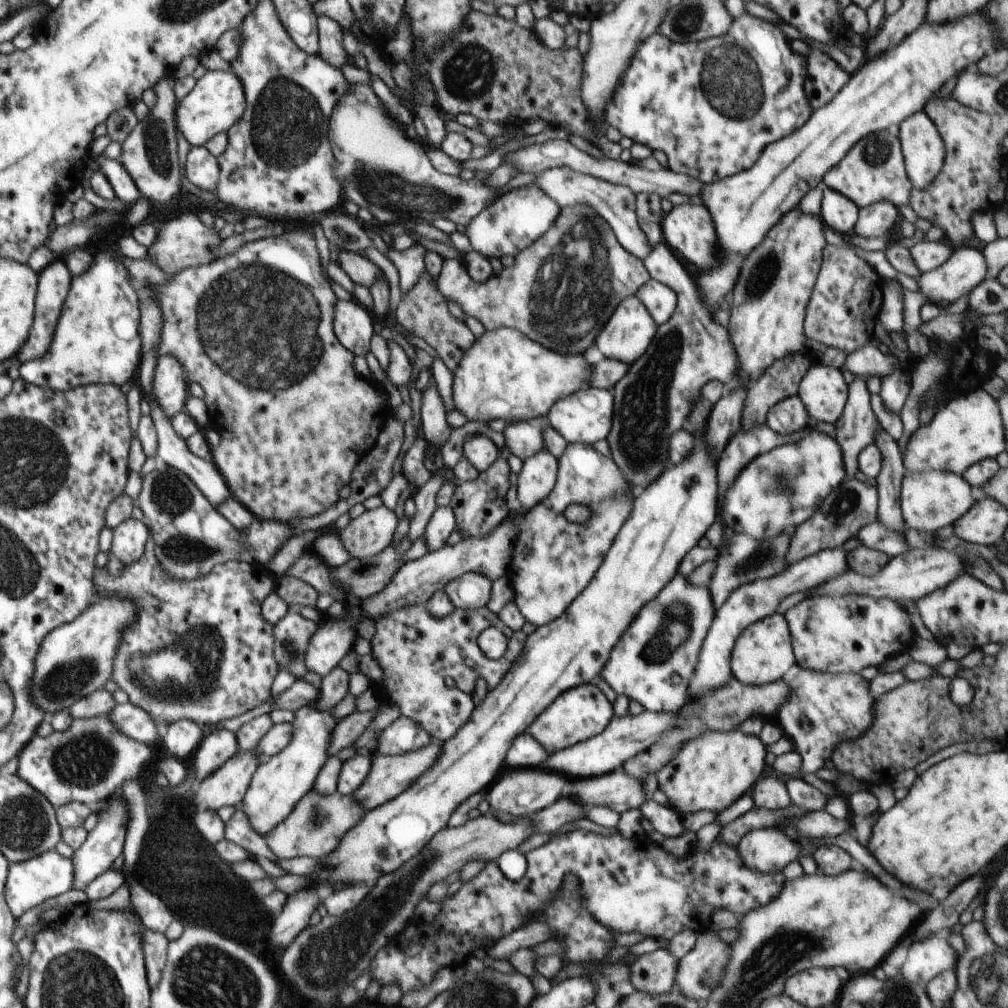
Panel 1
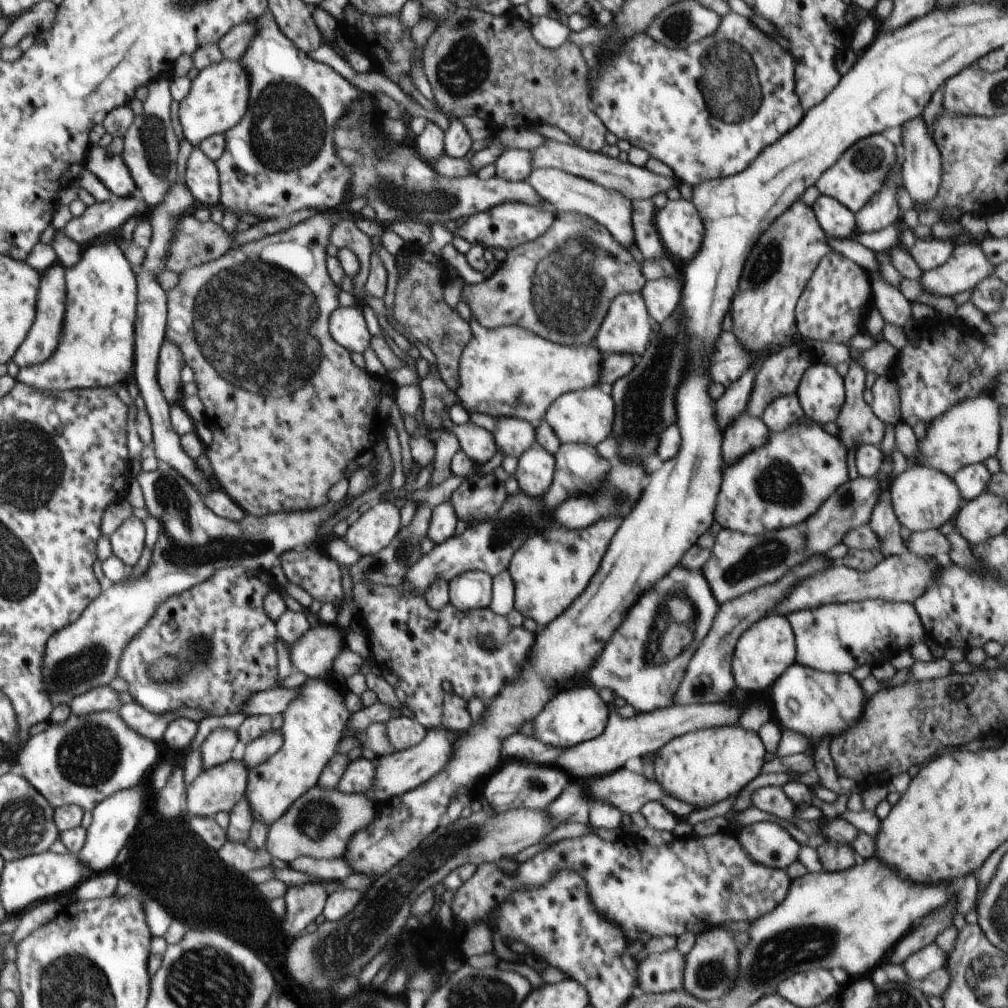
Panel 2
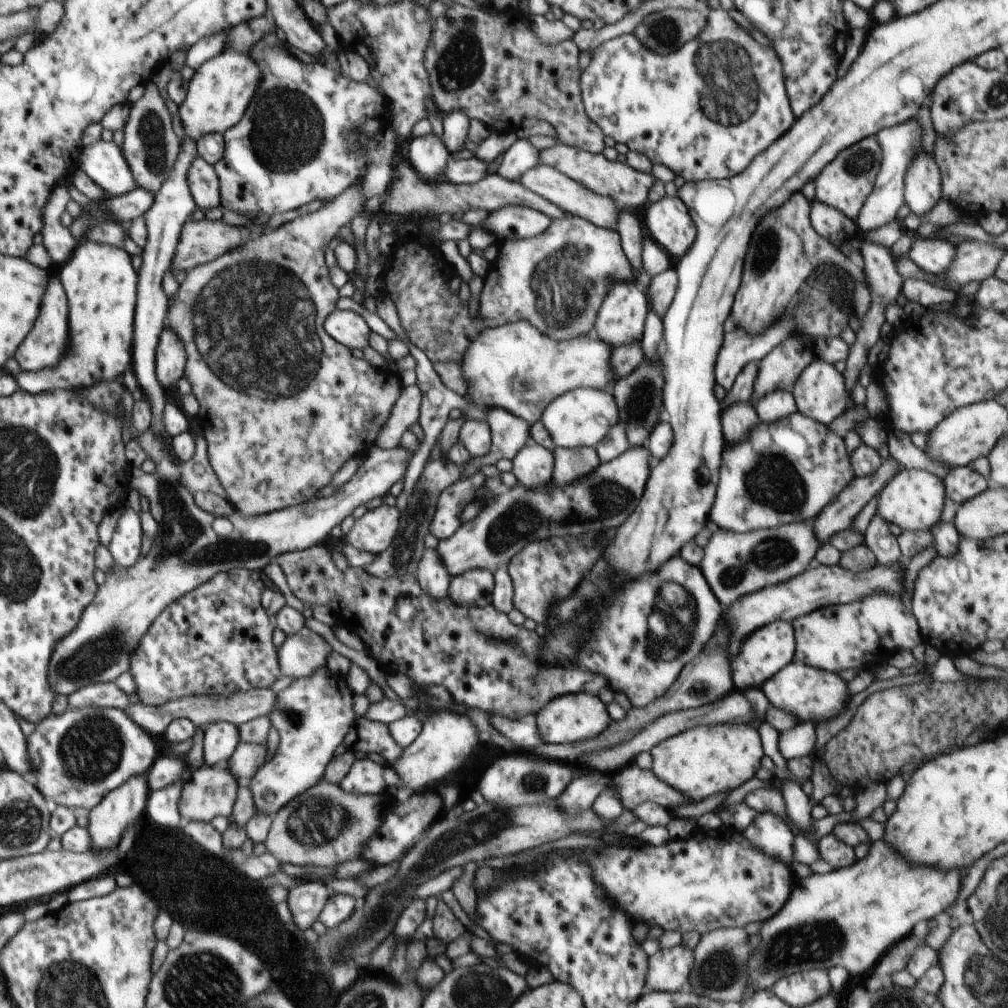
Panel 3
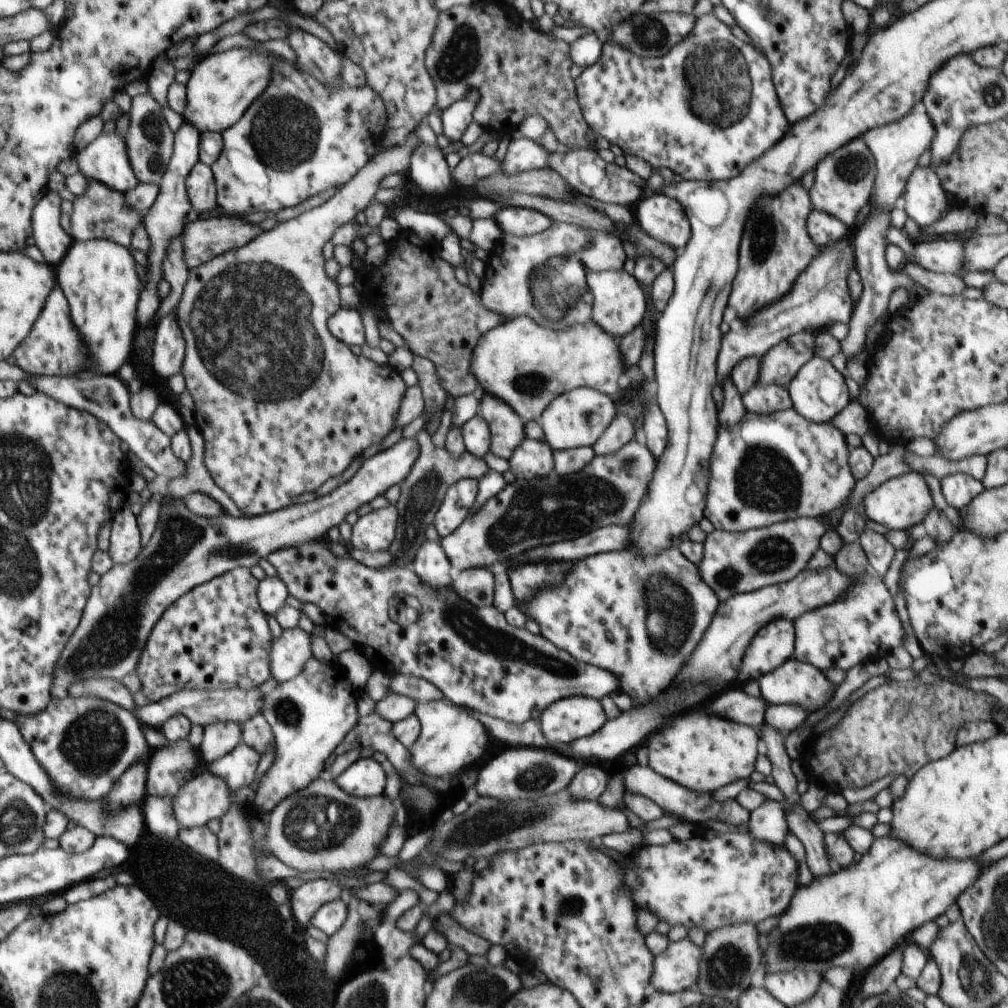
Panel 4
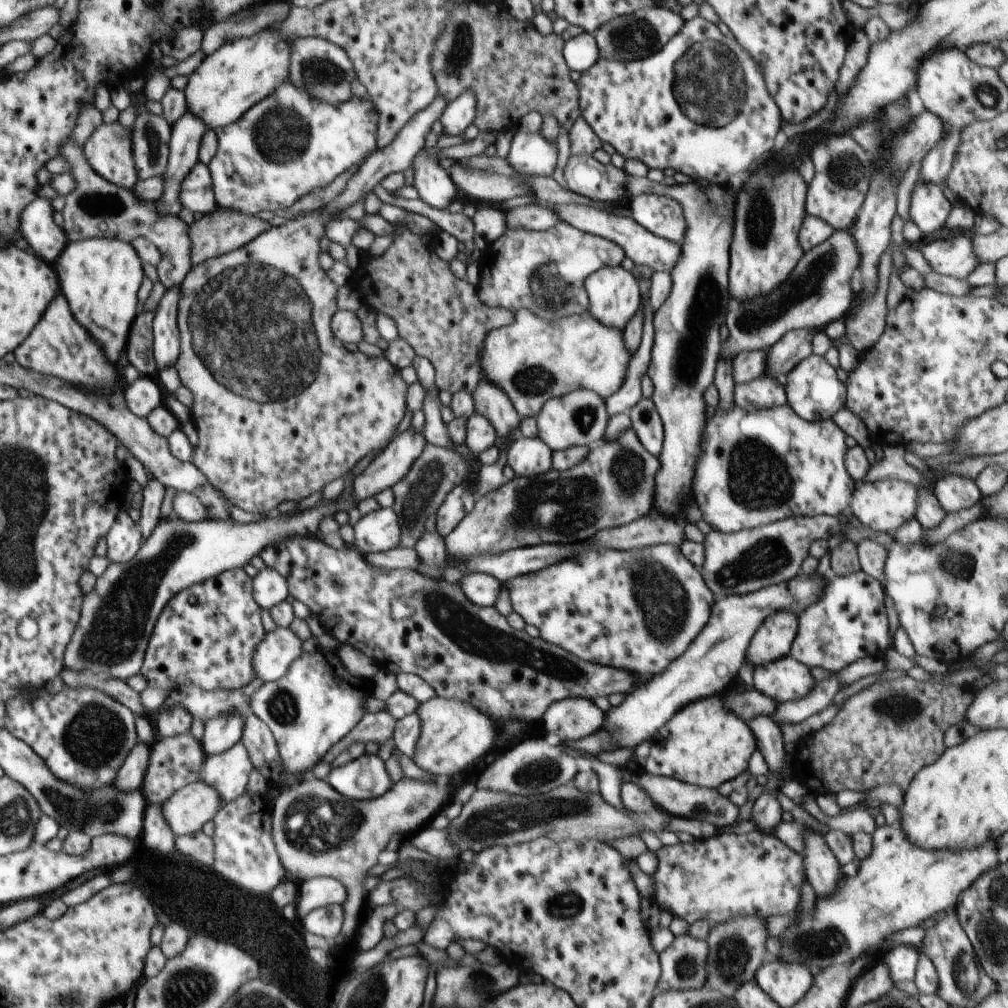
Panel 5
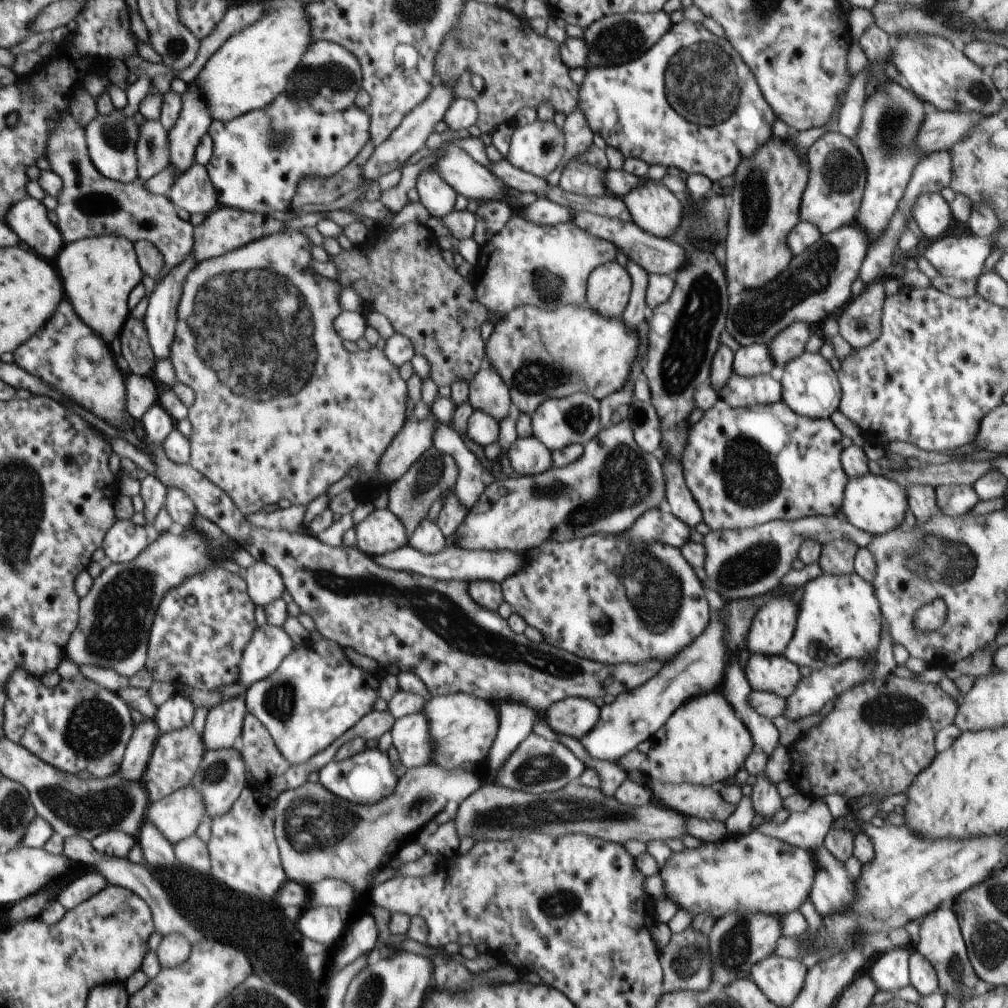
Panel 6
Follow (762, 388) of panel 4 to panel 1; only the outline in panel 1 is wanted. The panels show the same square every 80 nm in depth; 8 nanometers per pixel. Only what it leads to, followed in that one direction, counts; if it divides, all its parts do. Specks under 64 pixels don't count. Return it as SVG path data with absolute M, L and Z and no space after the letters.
M792 396L778 402L768 410L766 425L781 438L797 436L810 428L812 419L798 396Z

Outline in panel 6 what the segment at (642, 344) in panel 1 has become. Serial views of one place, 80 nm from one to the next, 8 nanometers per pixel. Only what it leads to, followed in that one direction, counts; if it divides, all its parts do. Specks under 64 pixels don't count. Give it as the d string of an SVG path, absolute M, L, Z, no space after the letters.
M616 260L597 266L587 278L587 304L607 319L621 318L628 306L632 279Z

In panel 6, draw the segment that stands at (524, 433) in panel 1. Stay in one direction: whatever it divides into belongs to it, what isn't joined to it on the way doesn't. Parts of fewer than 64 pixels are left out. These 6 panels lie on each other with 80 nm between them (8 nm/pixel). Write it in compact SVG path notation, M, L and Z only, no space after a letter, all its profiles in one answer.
M489 363L469 383L469 402L473 410L485 411L499 423L508 416L512 404L508 386Z

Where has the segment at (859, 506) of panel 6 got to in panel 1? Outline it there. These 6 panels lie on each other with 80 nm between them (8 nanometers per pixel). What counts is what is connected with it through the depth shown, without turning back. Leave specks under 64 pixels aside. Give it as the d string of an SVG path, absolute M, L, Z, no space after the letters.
M924 470L924 472L905 472L900 484L900 510L905 527L914 530L936 533L954 522L974 506L972 486L952 472Z

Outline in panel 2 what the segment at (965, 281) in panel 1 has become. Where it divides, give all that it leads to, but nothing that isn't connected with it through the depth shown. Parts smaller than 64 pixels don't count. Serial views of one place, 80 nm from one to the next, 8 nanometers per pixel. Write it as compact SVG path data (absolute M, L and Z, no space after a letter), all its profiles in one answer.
M957 241L950 258L935 269L924 271L919 278L924 291L928 291L937 296L950 296L954 298L964 291L971 291L979 282L994 274L994 266L989 258L984 254L981 246L976 244L962 244Z

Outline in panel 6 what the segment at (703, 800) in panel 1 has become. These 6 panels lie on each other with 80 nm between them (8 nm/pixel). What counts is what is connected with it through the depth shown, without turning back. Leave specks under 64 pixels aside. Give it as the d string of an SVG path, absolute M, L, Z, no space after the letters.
M702 694L678 708L672 718L652 738L648 752L650 782L662 784L695 784L706 787L732 778L744 768L744 761L756 749L746 725L734 714L728 702L716 694Z

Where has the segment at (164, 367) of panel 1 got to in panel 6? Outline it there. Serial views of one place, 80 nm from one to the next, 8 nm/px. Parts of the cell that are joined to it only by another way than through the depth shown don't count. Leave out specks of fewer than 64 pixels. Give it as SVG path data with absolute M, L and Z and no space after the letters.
M194 250L190 254L186 254L186 260L180 262L178 266L174 266L162 280L158 280L156 290L150 294L148 298L148 306L144 312L144 326L146 327L146 334L152 347L155 360L164 360L169 358L170 348L174 342L174 332L176 331L177 322L177 308L182 298L184 282L188 278L188 274L194 270L194 266L198 264L198 260L194 258Z

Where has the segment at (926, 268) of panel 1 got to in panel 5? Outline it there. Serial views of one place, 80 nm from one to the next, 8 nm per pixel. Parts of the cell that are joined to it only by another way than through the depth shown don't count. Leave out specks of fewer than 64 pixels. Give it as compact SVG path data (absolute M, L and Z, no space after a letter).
M966 236L928 242L920 248L920 252L932 271L955 276L960 280L966 280L980 264L973 252L971 239Z

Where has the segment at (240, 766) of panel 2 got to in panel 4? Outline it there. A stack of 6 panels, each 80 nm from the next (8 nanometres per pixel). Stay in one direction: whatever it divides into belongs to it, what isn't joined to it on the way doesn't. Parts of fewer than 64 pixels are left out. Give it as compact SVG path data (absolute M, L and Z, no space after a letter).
M210 771L188 779L173 796L173 811L179 828L204 826L212 818L221 819L231 807L231 788Z

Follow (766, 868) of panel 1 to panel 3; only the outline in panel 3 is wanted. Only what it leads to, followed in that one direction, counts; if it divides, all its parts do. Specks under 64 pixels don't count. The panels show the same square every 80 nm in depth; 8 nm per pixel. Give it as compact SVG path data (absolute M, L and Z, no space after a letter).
M771 813L758 814L753 824L742 831L743 837L766 856L785 865L794 863L794 837L789 824Z

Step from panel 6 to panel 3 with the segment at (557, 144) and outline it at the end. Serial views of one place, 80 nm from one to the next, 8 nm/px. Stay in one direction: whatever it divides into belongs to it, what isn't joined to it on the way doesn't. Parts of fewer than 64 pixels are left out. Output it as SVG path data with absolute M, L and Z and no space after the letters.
M520 139L503 154L497 173L506 180L519 178L540 162L540 151L528 139Z

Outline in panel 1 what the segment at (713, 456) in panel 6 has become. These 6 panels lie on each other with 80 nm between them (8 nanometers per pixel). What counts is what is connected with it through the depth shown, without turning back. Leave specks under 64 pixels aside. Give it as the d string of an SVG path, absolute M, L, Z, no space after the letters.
M813 428L782 438L778 448L750 462L724 498L724 520L740 534L768 538L792 534L847 477L844 454L835 438Z

